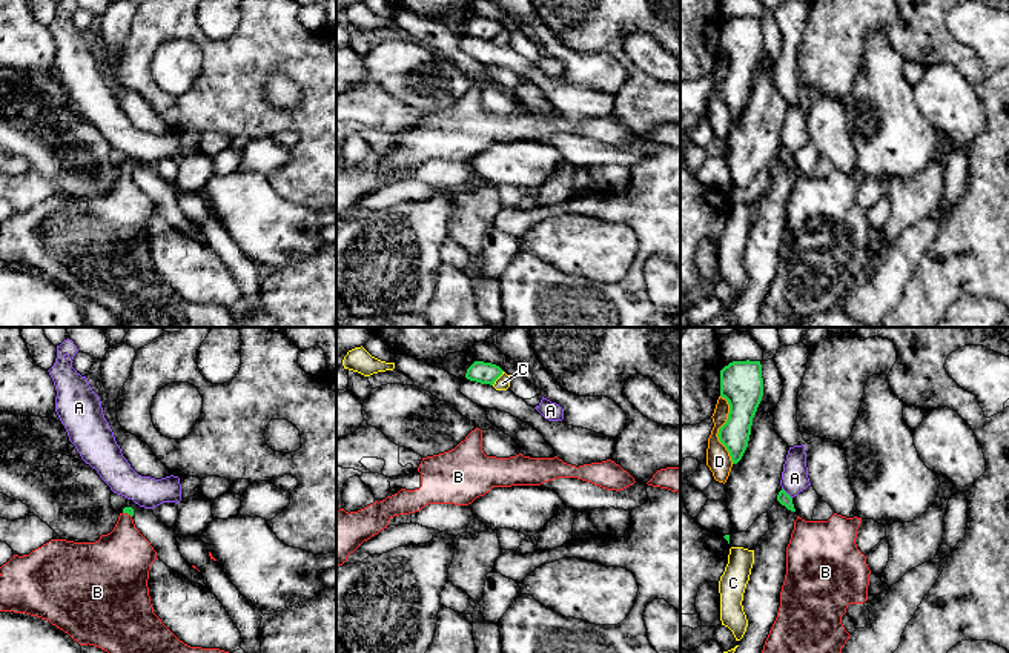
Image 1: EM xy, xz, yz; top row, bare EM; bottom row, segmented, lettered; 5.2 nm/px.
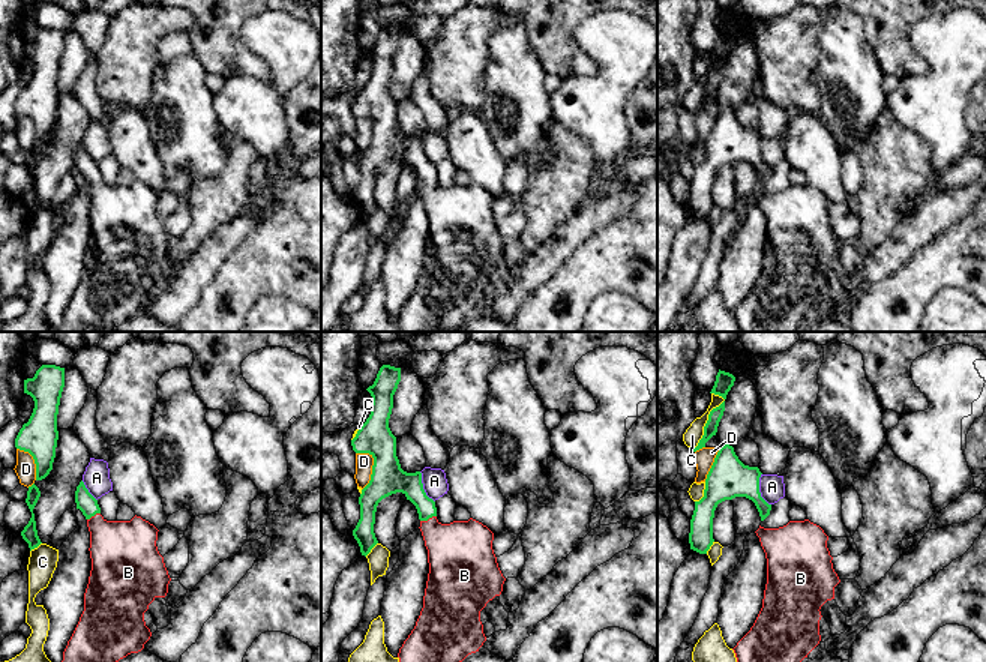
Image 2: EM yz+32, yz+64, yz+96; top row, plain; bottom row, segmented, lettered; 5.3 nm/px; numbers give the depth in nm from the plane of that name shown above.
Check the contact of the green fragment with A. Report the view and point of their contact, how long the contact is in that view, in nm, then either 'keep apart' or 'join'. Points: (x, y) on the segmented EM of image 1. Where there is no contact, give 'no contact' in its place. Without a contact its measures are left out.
yz (787, 493) | 80 nm | keep apart

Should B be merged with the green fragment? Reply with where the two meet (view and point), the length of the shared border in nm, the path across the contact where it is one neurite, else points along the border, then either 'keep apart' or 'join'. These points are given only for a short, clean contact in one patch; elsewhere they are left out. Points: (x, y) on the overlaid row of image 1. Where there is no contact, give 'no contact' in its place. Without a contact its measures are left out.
meets green in xy at (128, 513); contact 50 nm long; runs through xy (129, 510), (128, 513), (120, 560); join

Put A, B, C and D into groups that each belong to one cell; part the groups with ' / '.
A D / B / C

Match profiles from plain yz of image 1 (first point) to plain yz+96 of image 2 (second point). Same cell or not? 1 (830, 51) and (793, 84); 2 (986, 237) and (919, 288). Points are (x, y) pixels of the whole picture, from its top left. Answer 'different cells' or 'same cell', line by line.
1: same cell
2: same cell

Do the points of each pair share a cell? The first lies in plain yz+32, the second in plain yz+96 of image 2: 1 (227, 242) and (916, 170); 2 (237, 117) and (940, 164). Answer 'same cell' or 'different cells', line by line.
1: different cells
2: same cell

